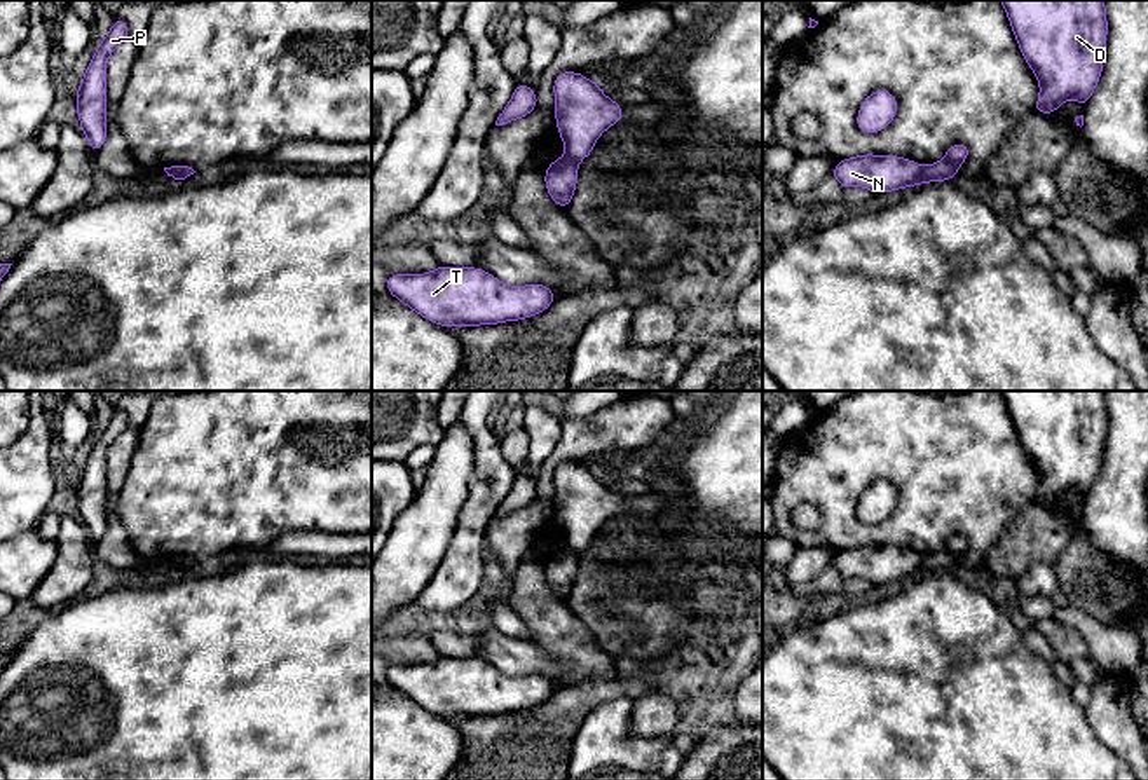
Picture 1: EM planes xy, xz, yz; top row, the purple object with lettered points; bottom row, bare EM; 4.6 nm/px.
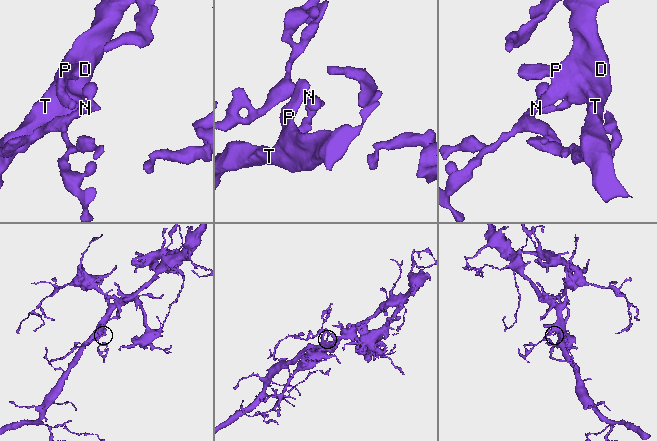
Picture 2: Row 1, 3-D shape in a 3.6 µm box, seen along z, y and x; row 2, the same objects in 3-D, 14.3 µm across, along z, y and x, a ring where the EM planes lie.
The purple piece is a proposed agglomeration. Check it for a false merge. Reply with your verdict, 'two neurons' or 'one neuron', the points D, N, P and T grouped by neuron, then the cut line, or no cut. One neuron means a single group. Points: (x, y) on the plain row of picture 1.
two neurons; groups D P T / N; cut yz (920, 557), (922, 573)

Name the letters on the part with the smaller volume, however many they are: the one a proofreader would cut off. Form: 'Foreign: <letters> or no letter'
Foreign: N

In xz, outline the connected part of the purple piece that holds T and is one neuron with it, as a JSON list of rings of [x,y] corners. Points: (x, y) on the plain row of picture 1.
[[[436,658],[424,665],[387,667],[386,681],[415,701],[424,710],[450,717],[482,717],[506,712],[520,712],[544,703],[555,691],[557,682],[544,675],[509,677],[490,663],[478,658]]]

